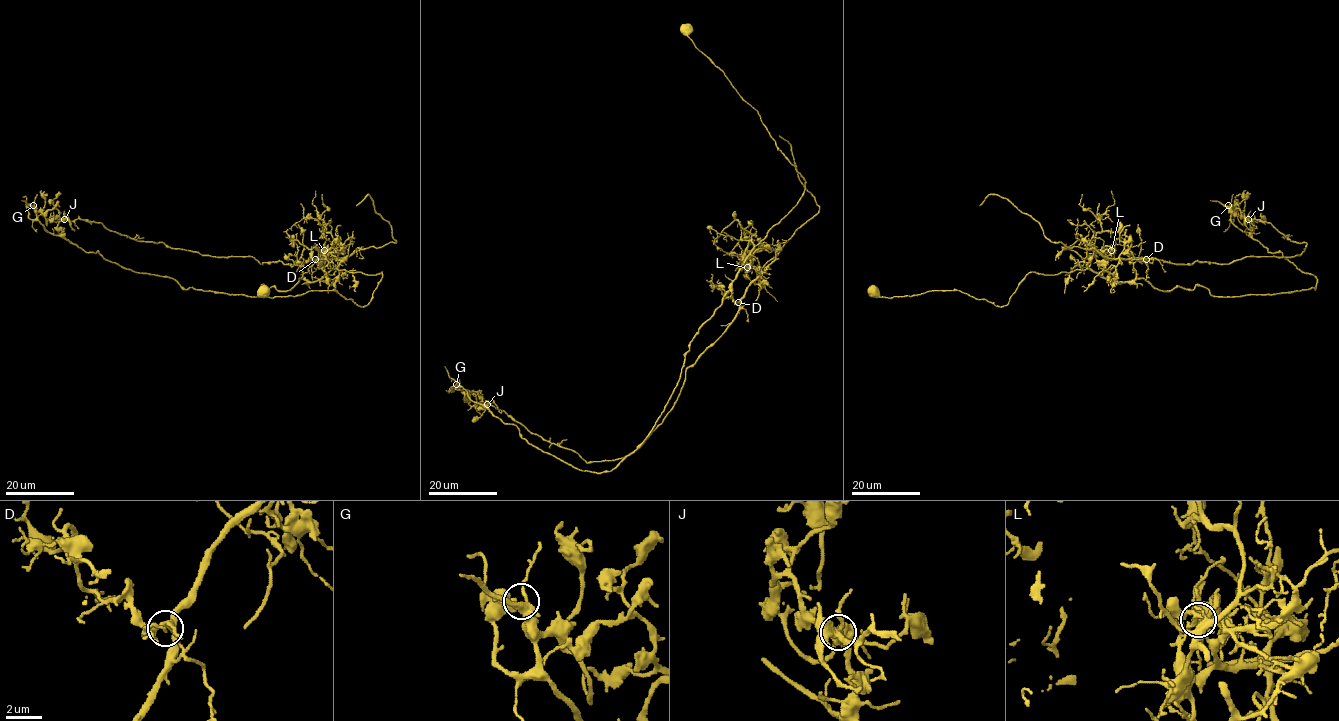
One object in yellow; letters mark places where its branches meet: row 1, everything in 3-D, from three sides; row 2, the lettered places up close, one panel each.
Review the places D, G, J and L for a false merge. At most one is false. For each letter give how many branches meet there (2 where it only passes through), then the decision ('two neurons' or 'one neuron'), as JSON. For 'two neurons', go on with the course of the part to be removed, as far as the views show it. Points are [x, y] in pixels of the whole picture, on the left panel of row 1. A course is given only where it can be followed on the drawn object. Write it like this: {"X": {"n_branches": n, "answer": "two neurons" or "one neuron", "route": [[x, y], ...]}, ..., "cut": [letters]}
{"D": {"n_branches": 5, "answer": "one neuron"}, "G": {"n_branches": 5, "answer": "one neuron"}, "J": {"n_branches": 5, "answer": "one neuron"}, "L": {"n_branches": 5, "answer": "two neurons", "route": [[324, 250], [323, 261], [336, 259], [260, 264], [139, 241], [100, 222], [62, 220], [55, 208], [32, 222]]}, "cut": ["L"]}

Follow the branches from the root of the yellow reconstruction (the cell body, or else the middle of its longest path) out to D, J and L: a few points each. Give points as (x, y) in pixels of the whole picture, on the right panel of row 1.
D: (872, 290), (886, 297), (957, 290), (1003, 307), (1029, 272), (1101, 274), (1120, 259), (1146, 259)
J: (872, 290), (957, 290), (1003, 307), (1033, 272), (1305, 248), (1248, 219)
L: (872, 290), (873, 296), (886, 297), (957, 290), (1003, 307), (1029, 272), (1089, 269), (1088, 256), (1111, 250)

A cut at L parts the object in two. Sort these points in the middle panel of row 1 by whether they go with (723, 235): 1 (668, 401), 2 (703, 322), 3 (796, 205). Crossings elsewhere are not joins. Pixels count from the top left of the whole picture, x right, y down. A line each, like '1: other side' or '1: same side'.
1: same side
2: same side
3: same side

